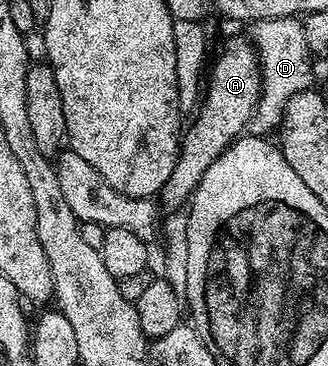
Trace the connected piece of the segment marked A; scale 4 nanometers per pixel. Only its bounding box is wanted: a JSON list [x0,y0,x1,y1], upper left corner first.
[159,36,261,209]

